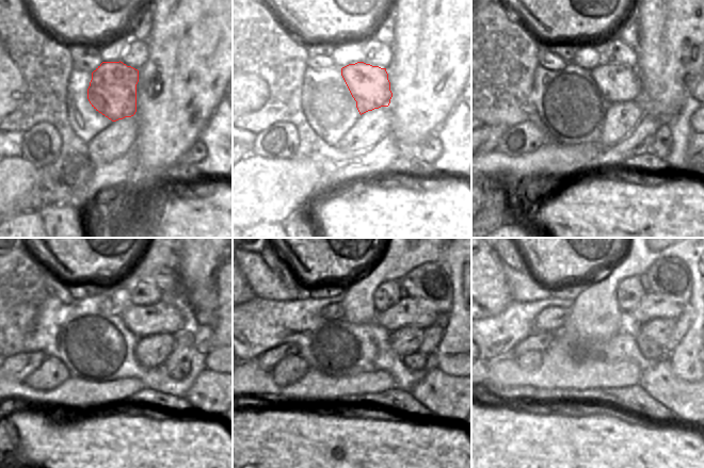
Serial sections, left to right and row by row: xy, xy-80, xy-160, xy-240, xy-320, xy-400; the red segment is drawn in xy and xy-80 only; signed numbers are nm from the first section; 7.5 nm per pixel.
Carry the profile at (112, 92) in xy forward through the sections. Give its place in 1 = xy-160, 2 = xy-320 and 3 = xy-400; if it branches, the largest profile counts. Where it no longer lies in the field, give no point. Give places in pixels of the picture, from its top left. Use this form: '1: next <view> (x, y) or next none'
1: next xy-160 (618, 83)
2: next xy-320 (409, 311)
3: next xy-400 (652, 306)

